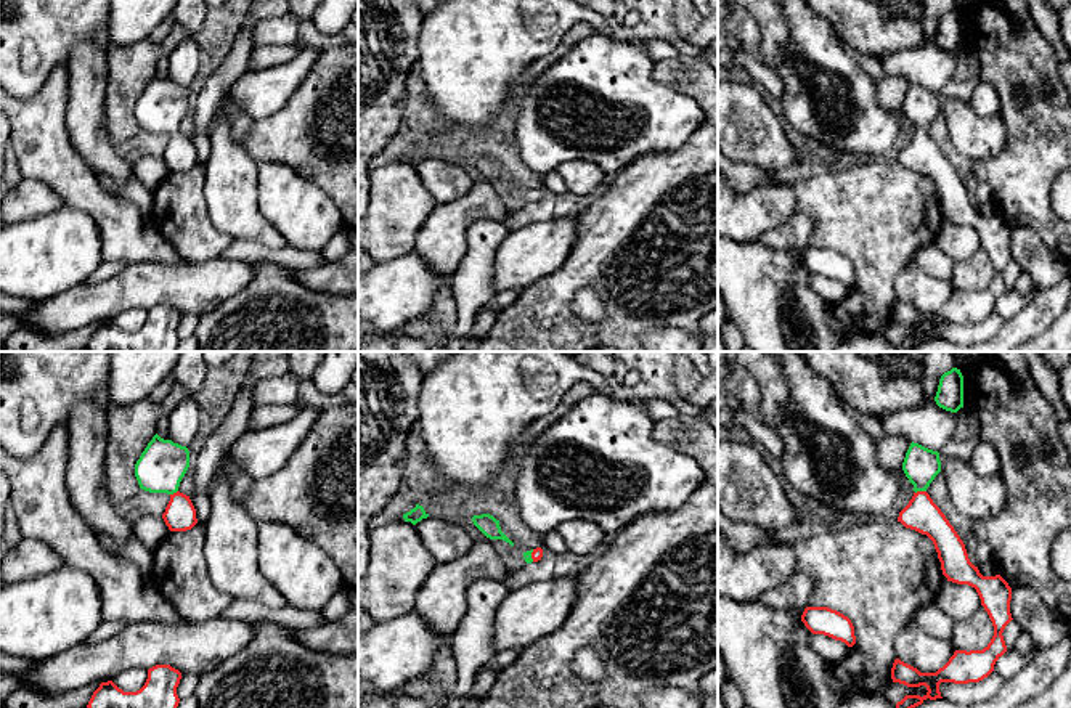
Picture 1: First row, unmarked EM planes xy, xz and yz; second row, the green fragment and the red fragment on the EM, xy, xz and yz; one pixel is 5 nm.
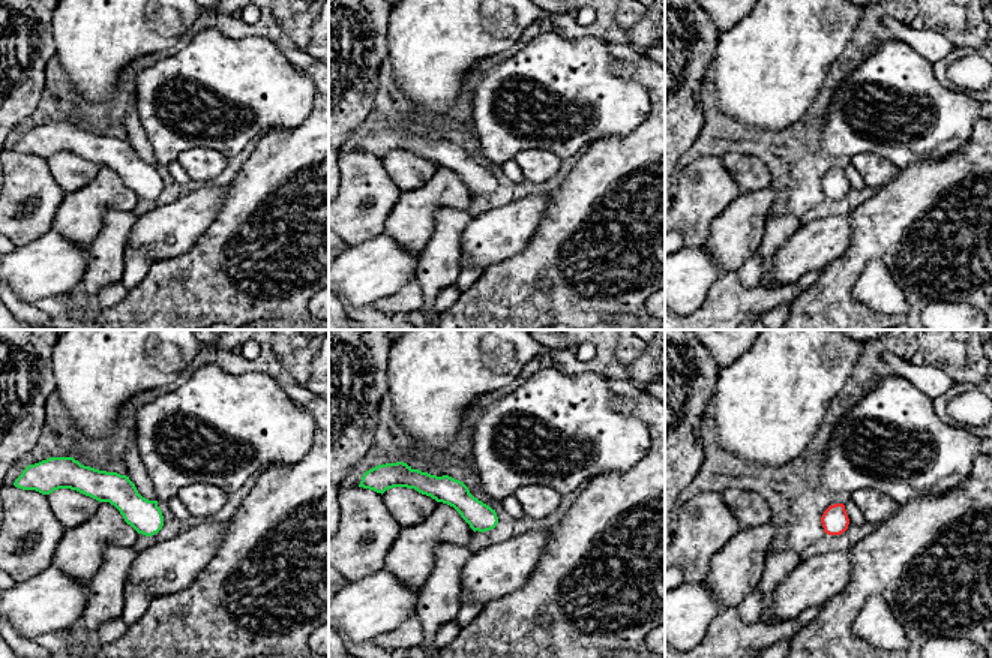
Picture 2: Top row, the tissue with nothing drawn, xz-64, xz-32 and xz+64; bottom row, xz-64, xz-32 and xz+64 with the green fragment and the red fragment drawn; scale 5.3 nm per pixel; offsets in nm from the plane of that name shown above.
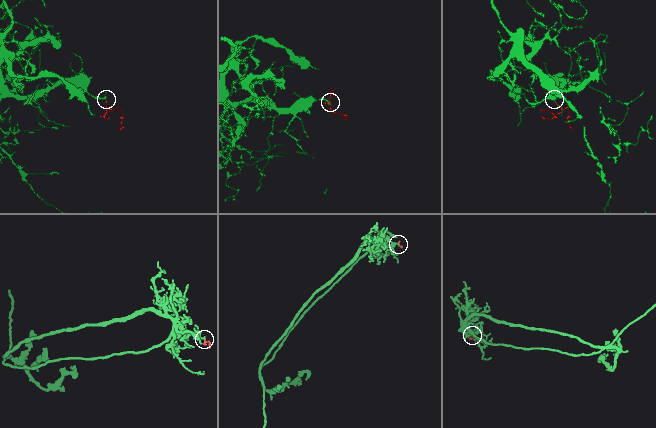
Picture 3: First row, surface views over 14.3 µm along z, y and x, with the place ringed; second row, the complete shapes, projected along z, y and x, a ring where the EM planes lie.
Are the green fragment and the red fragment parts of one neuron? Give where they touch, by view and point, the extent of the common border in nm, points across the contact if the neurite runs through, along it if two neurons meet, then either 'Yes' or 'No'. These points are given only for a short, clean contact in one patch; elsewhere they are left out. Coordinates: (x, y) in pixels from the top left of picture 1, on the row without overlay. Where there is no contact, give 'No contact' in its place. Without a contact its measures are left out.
Touches green at yz (920, 130). Shared border 60 nm. Path across: yz (920, 105), (920, 130), (920, 154). Yes

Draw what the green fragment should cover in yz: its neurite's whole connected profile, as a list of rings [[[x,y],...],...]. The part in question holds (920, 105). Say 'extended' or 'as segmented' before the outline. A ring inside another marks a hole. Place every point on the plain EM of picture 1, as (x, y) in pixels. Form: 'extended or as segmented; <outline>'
extended; [[[912,82],[902,111],[914,125],[915,133],[899,153],[898,162],[906,169],[926,175],[933,181],[943,215],[947,222],[975,228],[994,267],[994,276],[983,291],[955,291],[936,313],[920,313],[899,299],[894,300],[891,308],[893,323],[907,328],[925,326],[928,331],[923,337],[906,336],[896,344],[896,352],[910,352],[926,339],[943,339],[939,332],[941,323],[968,324],[988,318],[994,311],[996,302],[1007,292],[1002,273],[1013,258],[1008,223],[1000,215],[983,217],[979,214],[978,207],[970,202],[963,181],[926,133],[930,124],[941,112],[939,93]]]

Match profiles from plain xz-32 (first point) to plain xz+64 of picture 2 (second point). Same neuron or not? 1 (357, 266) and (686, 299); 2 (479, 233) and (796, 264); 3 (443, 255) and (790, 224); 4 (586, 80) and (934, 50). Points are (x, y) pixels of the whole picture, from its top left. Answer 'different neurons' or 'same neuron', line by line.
1: same neuron
2: same neuron
3: same neuron
4: different neurons

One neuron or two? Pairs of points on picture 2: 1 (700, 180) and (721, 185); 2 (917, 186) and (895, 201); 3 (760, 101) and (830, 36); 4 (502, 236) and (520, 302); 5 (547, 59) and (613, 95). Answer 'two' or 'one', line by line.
1: one
2: one
3: one
4: two
5: one

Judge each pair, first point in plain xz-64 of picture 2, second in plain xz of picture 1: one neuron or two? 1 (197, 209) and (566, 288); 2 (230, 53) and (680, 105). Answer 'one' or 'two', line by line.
1: two
2: one

